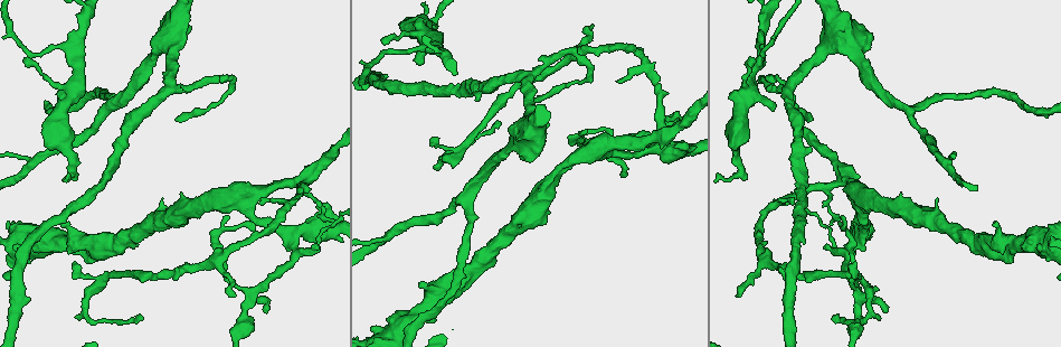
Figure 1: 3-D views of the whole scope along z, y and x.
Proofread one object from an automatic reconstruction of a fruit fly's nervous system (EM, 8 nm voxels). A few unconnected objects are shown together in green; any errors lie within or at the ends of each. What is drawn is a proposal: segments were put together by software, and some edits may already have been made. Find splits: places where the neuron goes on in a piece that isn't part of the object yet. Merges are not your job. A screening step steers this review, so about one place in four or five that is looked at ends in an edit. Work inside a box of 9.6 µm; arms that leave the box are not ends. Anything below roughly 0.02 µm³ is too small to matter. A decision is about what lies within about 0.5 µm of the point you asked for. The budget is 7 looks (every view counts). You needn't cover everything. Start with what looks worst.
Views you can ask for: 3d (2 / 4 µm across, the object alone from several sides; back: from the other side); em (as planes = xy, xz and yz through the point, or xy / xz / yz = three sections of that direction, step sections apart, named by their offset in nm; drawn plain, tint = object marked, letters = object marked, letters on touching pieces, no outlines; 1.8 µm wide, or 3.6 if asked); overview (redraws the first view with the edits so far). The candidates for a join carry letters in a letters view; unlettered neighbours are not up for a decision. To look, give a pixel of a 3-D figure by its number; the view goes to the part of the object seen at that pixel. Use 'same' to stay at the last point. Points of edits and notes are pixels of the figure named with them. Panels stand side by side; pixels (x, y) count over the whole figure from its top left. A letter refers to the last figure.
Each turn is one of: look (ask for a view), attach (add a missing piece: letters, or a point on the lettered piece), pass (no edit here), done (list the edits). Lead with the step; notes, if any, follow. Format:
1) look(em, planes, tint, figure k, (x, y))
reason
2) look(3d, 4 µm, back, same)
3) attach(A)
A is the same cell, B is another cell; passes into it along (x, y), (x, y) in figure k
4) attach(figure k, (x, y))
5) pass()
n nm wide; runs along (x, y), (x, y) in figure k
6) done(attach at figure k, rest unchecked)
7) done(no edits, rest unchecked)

look(em, xz, step 8, letters, figure 1, (60, 225))
branch stops here

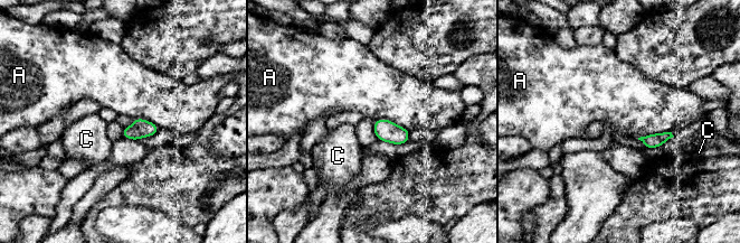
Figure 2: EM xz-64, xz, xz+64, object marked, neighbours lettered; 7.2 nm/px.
pass()
A and C are other cells; border along (373, 121), (388, 119), (409, 131) in figure 2; no lettered piece goes on from it

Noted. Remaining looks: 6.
look(em, planes, letters, figure 1, (687, 142))

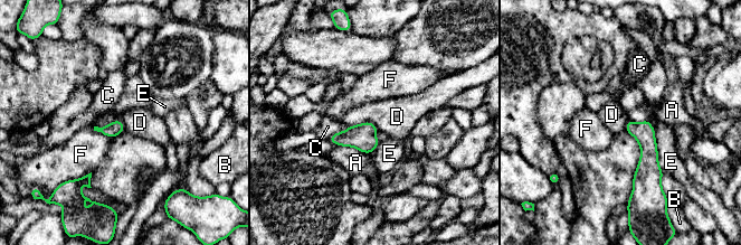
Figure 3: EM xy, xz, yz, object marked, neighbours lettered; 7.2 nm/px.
pass()
A, B, C, D, E and F are other cells; border along (94, 126), (117, 119), (125, 130) in figure 3; no lettered piece goes on from it

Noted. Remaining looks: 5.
look(em, xy, step 4, letters, figure 1, (888, 308))
free end

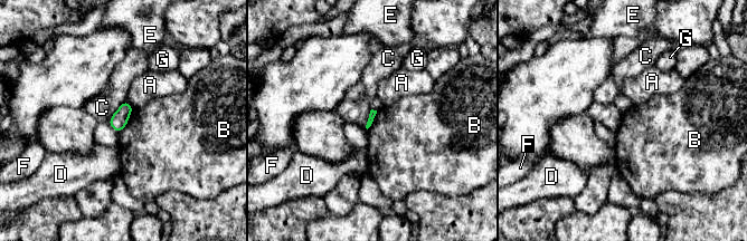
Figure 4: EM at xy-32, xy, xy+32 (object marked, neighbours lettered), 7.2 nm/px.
look(em, yz, step 16, letters, same)
cut it another way

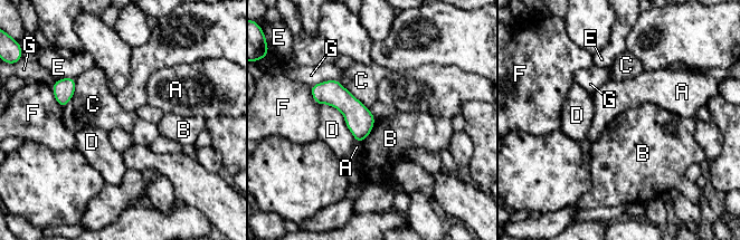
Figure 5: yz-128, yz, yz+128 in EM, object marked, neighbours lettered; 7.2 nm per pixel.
pass()
200 nm wide; A, B, C, D, E, F and G are other cells; no lettered piece goes on from it

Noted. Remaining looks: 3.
done(no edits, rest unchecked)

